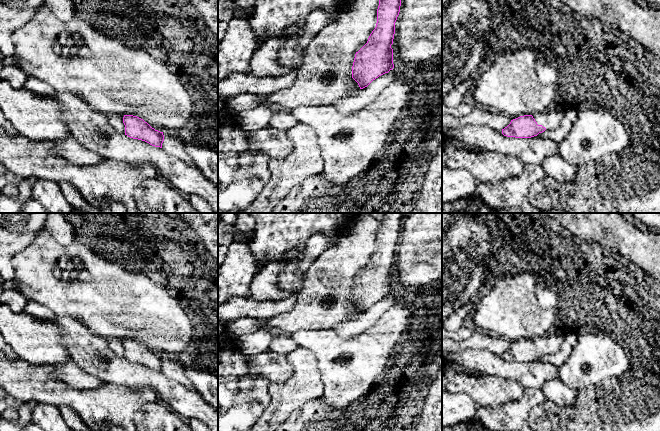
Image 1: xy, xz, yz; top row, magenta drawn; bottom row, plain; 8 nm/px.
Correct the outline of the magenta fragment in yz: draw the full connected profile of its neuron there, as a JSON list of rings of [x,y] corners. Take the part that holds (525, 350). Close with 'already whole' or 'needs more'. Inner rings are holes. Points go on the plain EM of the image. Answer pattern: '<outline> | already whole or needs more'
[[[565,333],[520,340],[511,344],[510,348],[502,353],[502,358],[507,361],[531,362],[546,353],[558,352],[564,338]]] | needs more

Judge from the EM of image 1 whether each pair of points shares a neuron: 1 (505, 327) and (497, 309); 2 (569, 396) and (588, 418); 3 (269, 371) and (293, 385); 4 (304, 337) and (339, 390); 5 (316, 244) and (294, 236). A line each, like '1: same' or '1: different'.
1: same
2: different
3: different
4: same
5: different

